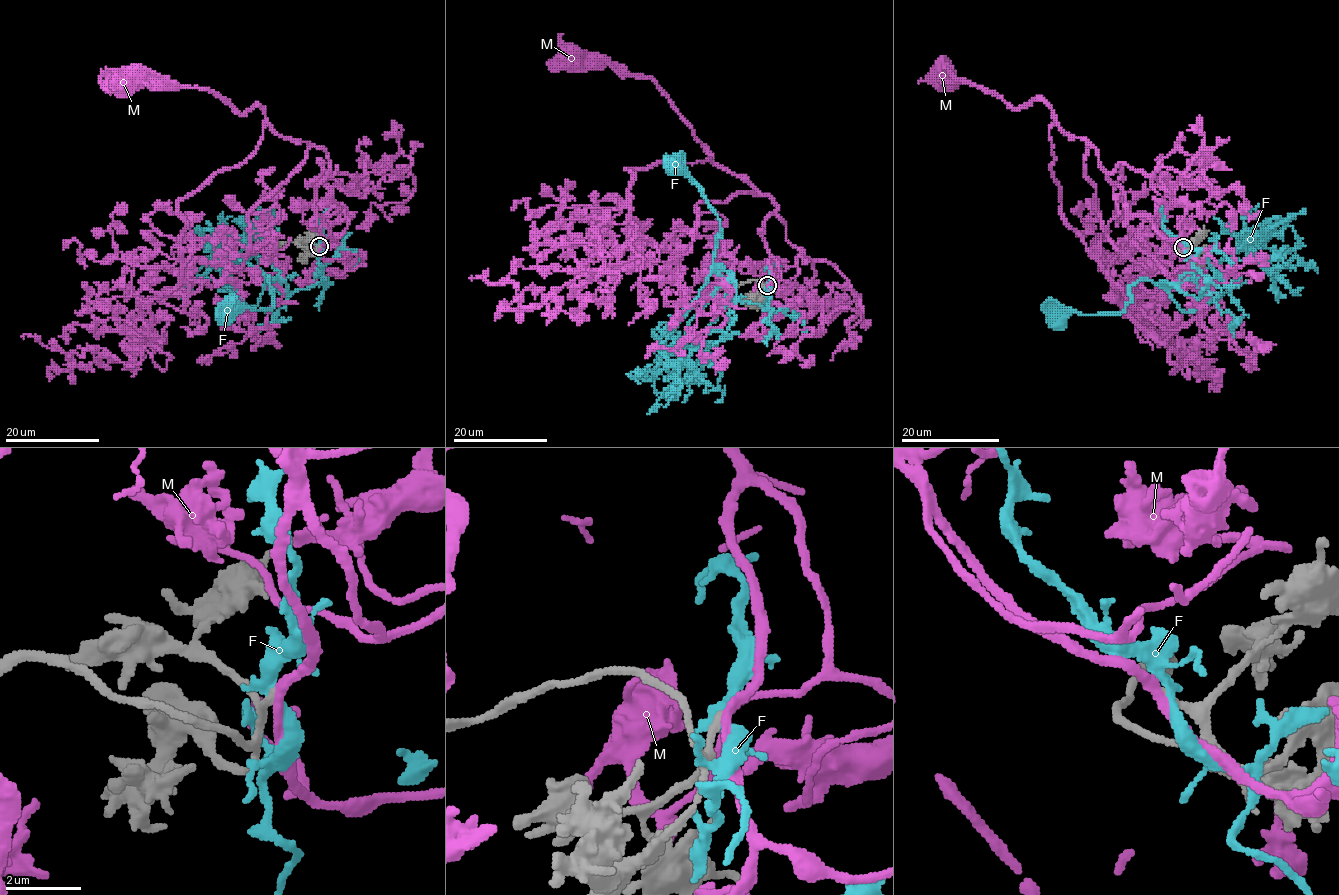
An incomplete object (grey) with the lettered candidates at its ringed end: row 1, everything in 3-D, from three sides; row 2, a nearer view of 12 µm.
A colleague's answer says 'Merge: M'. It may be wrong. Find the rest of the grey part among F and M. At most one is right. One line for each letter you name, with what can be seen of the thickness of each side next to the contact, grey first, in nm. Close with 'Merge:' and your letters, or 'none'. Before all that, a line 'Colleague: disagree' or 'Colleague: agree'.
Colleague: agree
M: Thickness 240 nm (grey) against 260 nm
Merge: M

